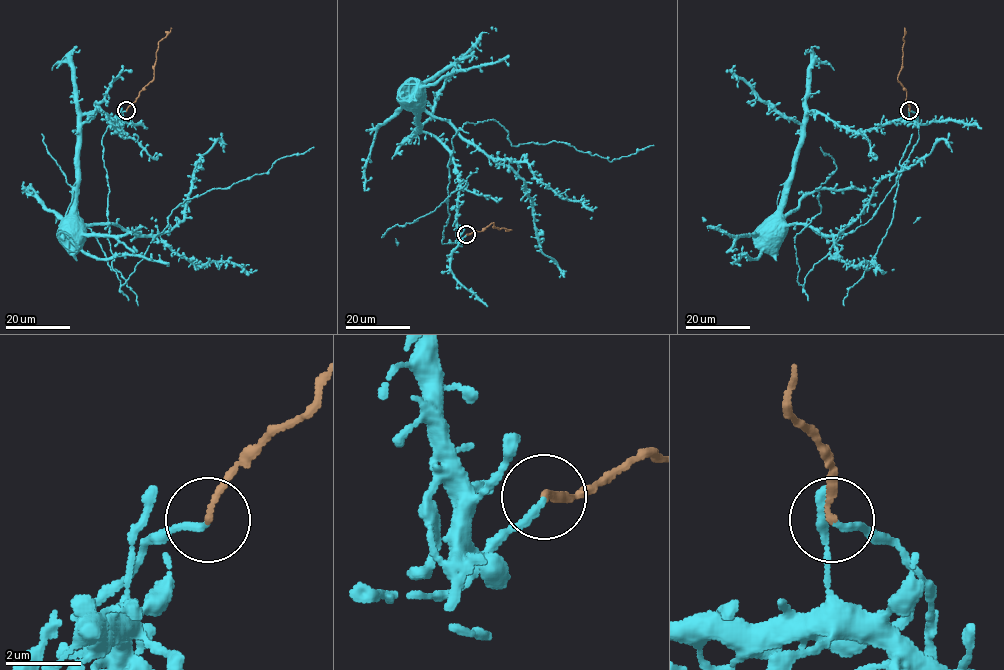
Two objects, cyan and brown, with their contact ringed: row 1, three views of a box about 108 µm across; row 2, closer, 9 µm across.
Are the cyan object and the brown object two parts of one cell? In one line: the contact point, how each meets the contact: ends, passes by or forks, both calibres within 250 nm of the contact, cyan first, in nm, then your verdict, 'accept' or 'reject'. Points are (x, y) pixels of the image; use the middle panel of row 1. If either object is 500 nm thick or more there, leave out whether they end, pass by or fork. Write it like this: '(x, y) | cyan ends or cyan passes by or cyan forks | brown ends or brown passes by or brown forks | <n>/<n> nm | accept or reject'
(466, 234) | cyan ends | brown ends | 190/160 nm | accept

